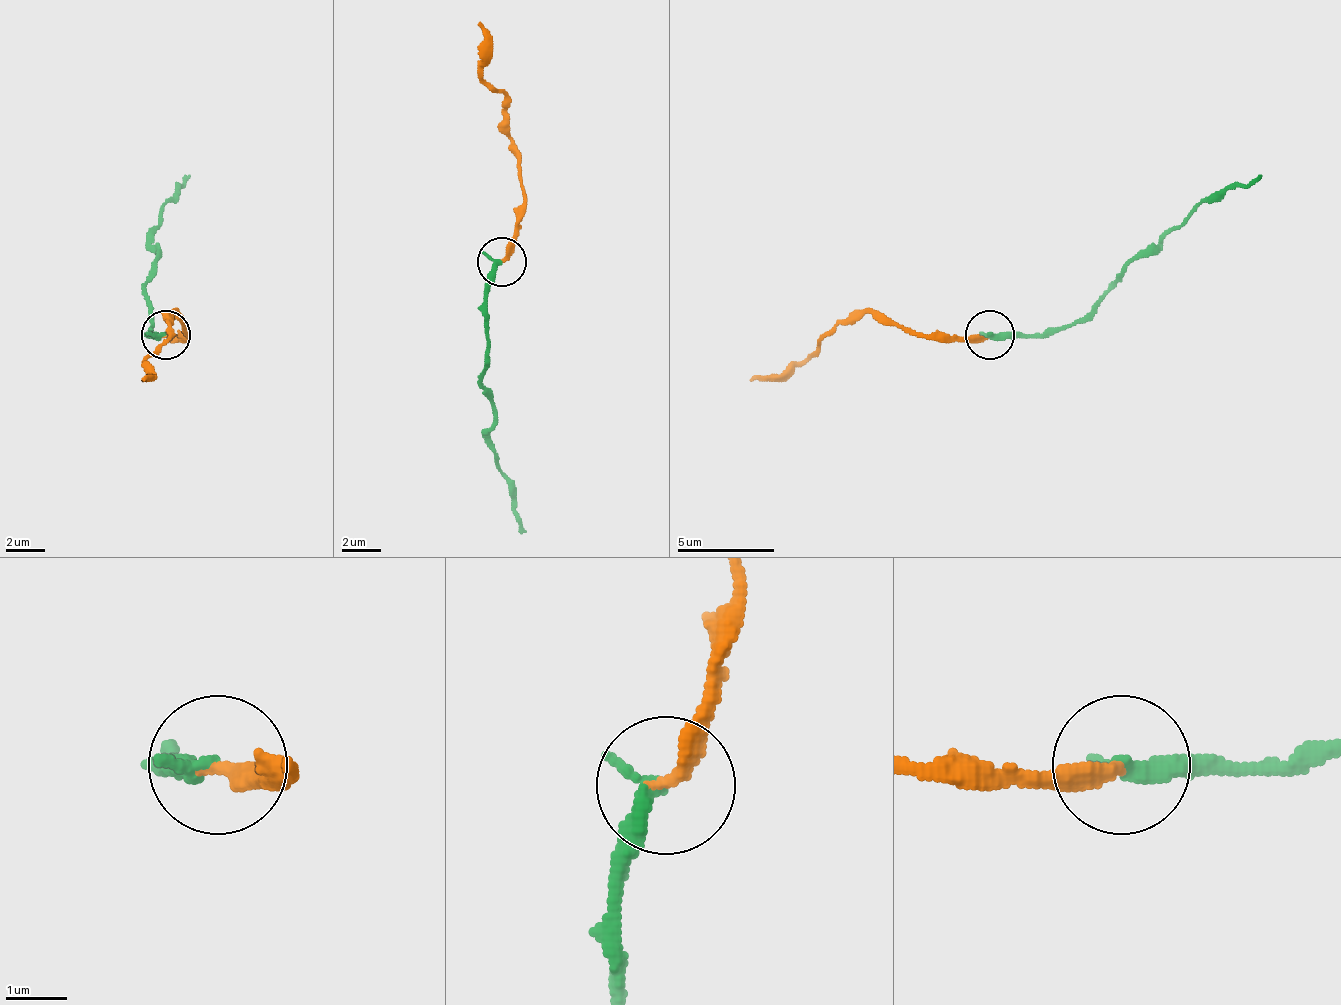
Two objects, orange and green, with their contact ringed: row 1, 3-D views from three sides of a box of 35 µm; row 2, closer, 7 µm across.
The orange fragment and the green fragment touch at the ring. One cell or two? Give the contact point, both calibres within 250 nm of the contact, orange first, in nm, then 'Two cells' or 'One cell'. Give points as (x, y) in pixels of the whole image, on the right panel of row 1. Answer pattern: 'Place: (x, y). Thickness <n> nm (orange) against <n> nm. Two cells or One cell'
Place: (990, 335). Thickness 260 nm (orange) against 320 nm. One cell

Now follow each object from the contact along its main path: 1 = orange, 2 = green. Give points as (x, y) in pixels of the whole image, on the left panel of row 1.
1: (164, 333), (189, 333), (174, 314), (174, 333), (145, 362), (145, 382)
2: (164, 333), (150, 333), (145, 280), (159, 261), (155, 231), (184, 173)

